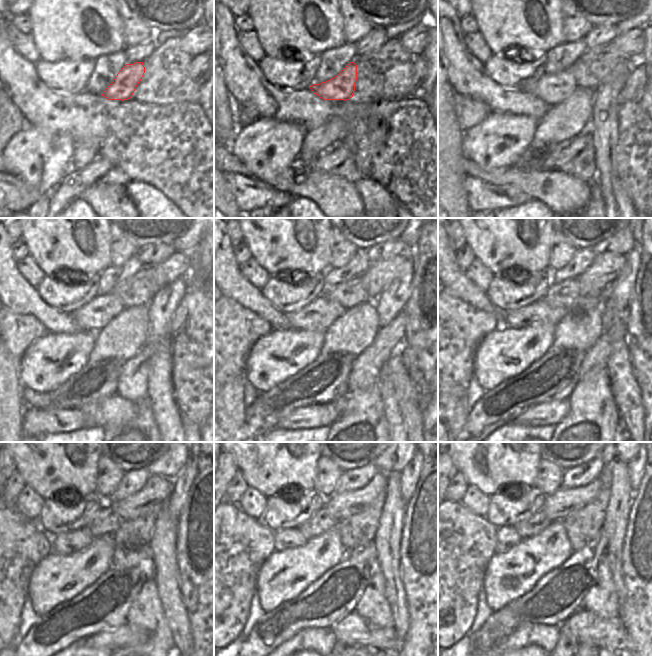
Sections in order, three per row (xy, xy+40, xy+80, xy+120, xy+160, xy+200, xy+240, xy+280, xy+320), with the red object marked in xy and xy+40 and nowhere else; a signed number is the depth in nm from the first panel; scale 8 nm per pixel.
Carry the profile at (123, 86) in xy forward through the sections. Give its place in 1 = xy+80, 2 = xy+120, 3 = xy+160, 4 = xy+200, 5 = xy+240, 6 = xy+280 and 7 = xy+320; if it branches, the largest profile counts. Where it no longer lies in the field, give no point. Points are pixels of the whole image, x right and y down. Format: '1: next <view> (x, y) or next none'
1: next xy+80 (559, 86)
2: next xy+120 (102, 309)
3: next xy+160 (322, 310)
4: next xy+200 (539, 311)
5: next xy+240 (81, 538)
6: next xy+280 (288, 538)
7: next xy+320 (507, 537)

